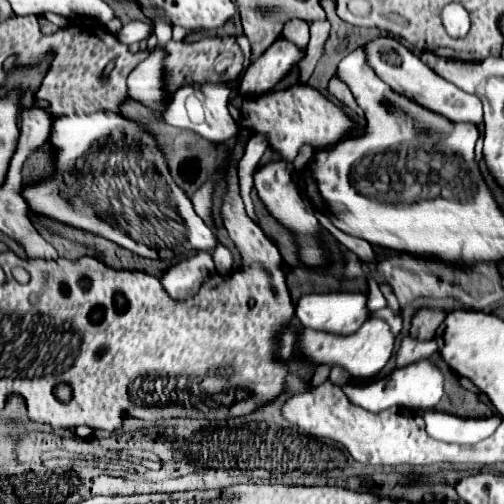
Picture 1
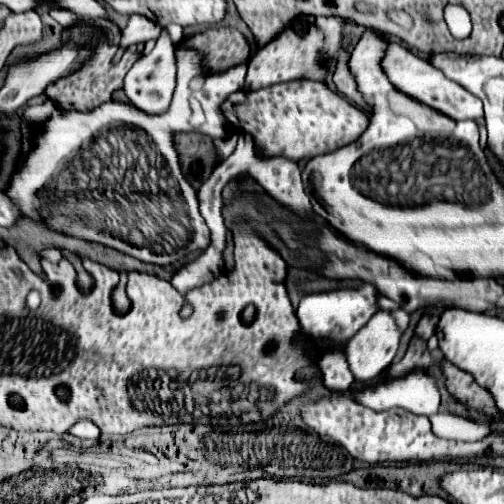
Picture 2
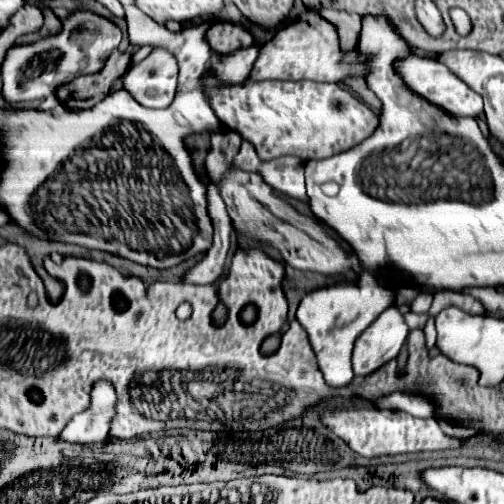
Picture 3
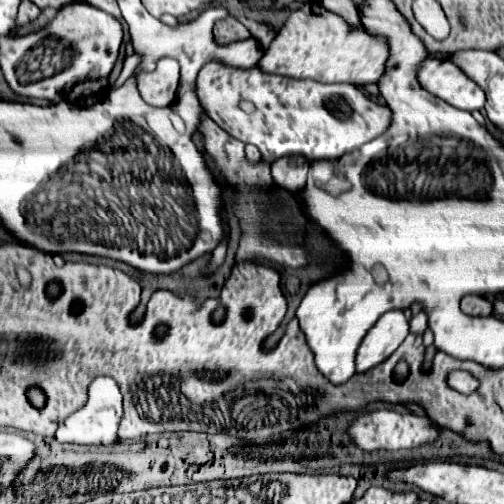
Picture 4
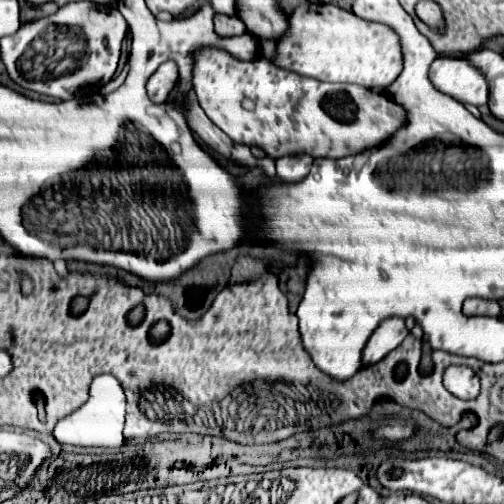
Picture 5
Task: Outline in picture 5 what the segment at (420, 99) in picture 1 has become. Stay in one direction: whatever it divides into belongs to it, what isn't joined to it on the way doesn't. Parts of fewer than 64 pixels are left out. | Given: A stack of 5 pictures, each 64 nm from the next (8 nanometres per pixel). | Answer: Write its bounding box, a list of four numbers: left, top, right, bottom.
[430,58,488,106]

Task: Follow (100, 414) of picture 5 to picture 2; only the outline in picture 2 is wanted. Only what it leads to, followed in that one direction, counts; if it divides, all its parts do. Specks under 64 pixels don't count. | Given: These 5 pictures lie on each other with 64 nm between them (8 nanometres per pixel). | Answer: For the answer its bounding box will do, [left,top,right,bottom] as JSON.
[68,418,100,440]

